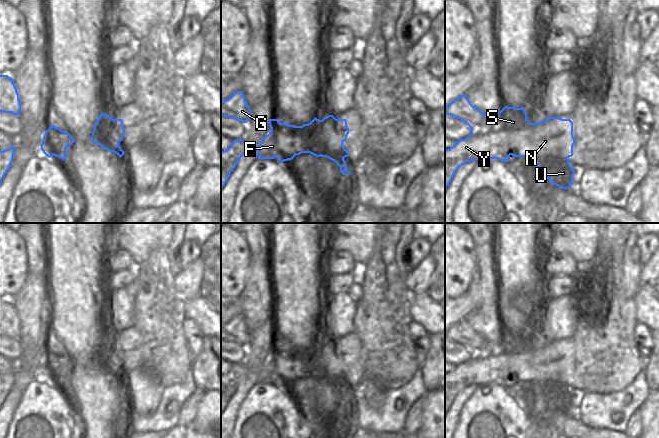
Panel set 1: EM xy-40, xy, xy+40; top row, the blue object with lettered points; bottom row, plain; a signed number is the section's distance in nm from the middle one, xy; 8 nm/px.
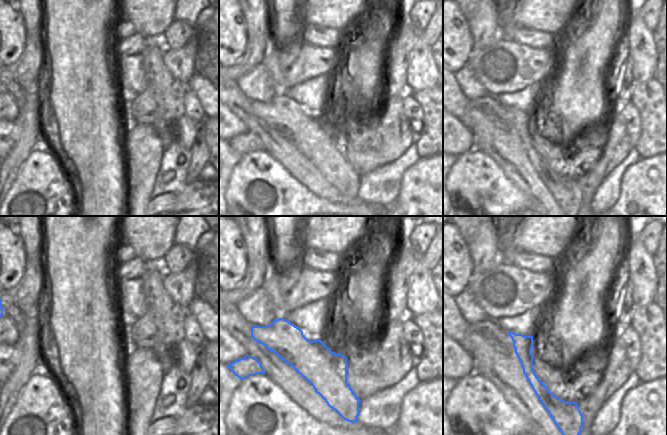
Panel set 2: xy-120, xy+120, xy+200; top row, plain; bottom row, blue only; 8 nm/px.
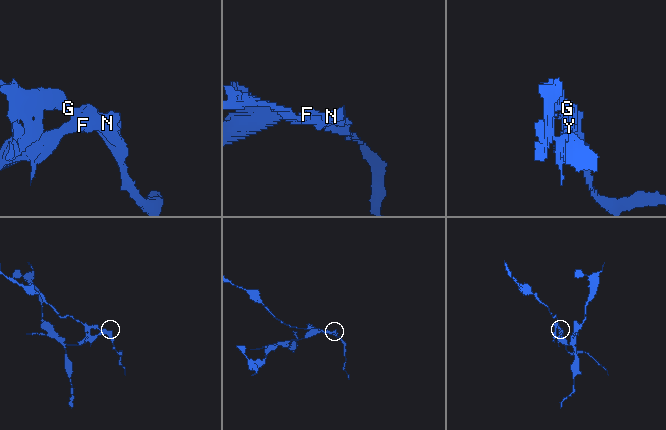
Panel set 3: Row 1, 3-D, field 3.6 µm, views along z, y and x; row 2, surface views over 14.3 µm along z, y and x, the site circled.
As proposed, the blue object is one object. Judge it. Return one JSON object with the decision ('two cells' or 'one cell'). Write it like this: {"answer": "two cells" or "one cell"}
{"answer": "two cells"}

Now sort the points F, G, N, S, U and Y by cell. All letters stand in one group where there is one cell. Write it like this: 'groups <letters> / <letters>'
groups F Y / G N S U

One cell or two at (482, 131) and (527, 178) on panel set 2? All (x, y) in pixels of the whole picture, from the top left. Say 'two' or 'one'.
two

